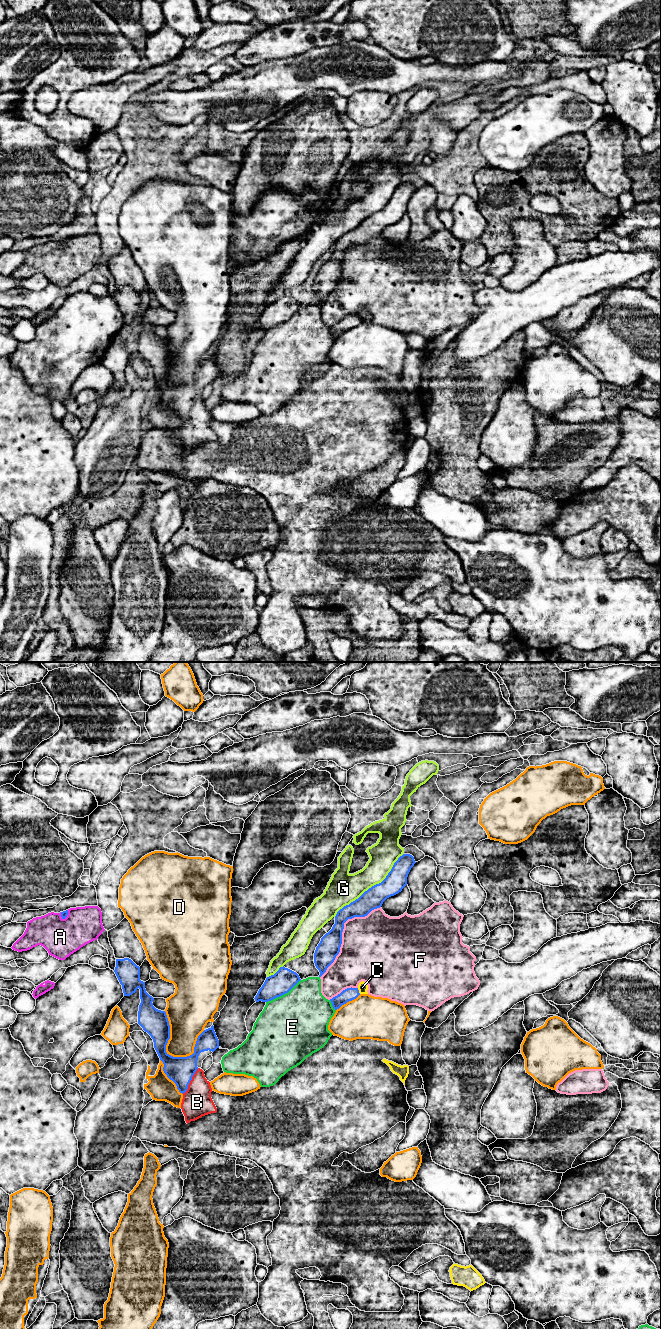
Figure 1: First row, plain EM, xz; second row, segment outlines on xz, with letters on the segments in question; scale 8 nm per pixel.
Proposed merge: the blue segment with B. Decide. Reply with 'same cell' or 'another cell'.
same cell

